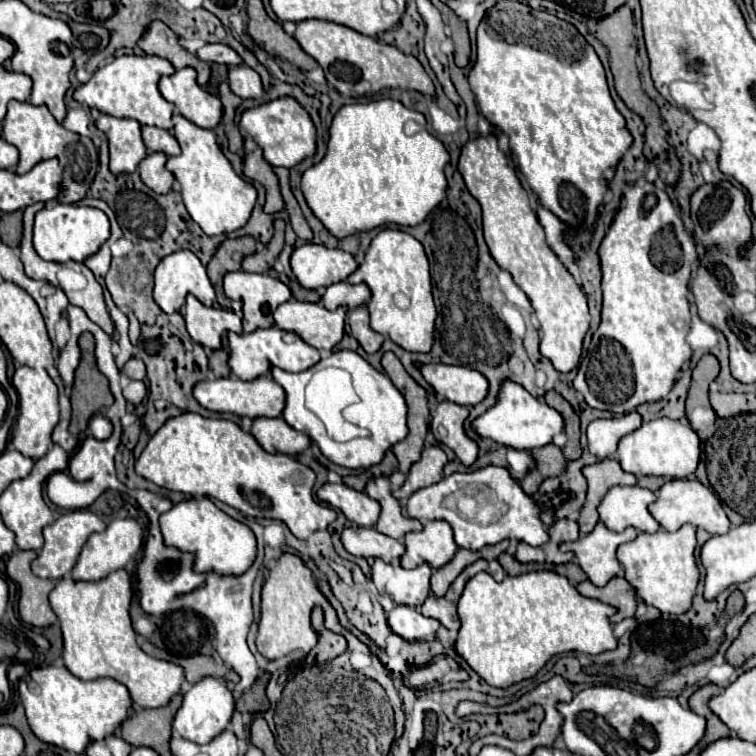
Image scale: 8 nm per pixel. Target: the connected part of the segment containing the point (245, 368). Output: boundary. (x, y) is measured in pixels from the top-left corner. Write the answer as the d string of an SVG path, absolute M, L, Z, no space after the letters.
M266 328L266 330L256 330L252 334L230 334L230 368L240 380L256 380L258 376L270 374L274 366L288 370L288 372L304 372L312 368L320 360L320 352L306 344L298 334L280 330L280 328Z

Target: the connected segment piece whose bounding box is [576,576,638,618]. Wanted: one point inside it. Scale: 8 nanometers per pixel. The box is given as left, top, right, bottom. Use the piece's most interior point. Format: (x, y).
(618, 593)

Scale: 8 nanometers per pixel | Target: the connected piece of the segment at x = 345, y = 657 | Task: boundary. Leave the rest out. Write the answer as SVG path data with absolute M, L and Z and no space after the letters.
M344 634L344 638L348 640L348 648L342 656L338 656L334 660L334 666L346 668L346 670L356 670L356 672L376 680L384 688L394 710L395 737L400 737L404 732L406 718L402 708L402 698L400 698L393 681L388 678L380 660L356 636Z

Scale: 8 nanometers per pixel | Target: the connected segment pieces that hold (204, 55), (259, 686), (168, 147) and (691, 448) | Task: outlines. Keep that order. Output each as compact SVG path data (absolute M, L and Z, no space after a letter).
M206 44L196 52L196 56L204 62L216 62L226 66L236 66L242 62L242 58L226 44Z
M268 672L260 674L256 678L256 682L246 692L242 692L240 698L236 698L236 710L238 712L252 712L252 714L256 714L256 712L268 710L270 704L268 704L268 698L264 694L266 684L268 684L268 678L270 678Z
M142 126L142 140L144 140L146 148L152 152L164 152L166 156L180 154L180 146L168 130L154 128L154 126Z
M656 418L644 422L638 430L620 440L618 462L626 472L634 474L636 478L640 476L686 478L696 470L700 462L700 440L690 426L670 418Z

